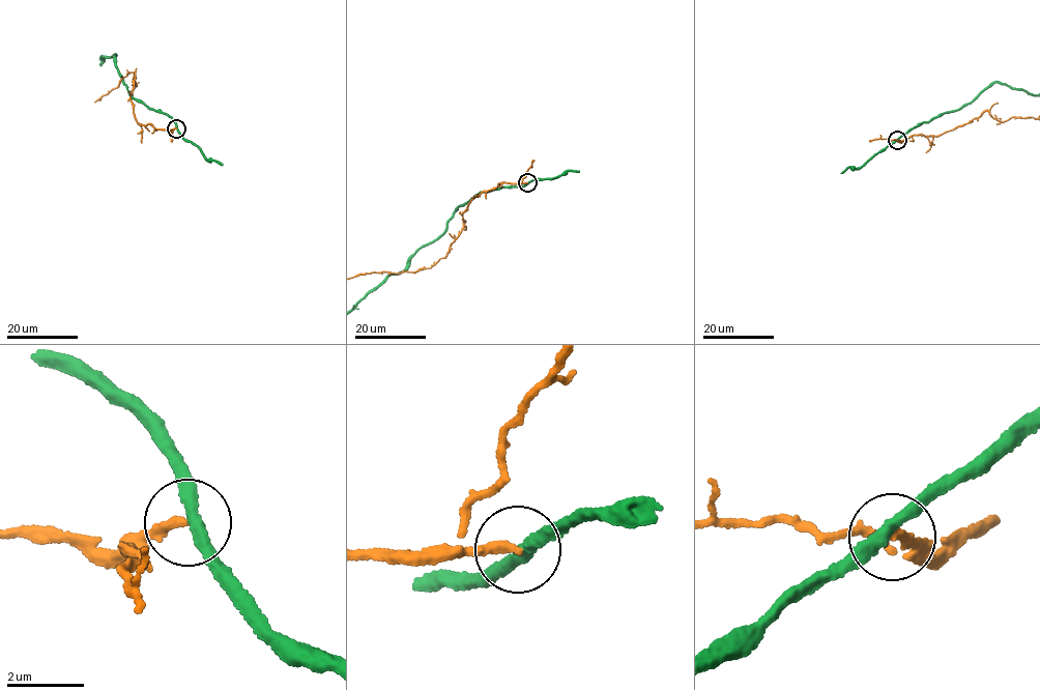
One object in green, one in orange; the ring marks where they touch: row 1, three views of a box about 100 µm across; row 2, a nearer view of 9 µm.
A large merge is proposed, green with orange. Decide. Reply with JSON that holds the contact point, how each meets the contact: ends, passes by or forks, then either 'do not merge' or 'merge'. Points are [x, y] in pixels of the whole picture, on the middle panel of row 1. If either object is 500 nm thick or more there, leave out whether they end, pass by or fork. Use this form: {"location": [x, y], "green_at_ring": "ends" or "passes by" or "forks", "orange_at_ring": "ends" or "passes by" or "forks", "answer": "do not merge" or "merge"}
{"location": [527, 182], "green_at_ring": "passes by", "orange_at_ring": "ends", "answer": "do not merge"}

